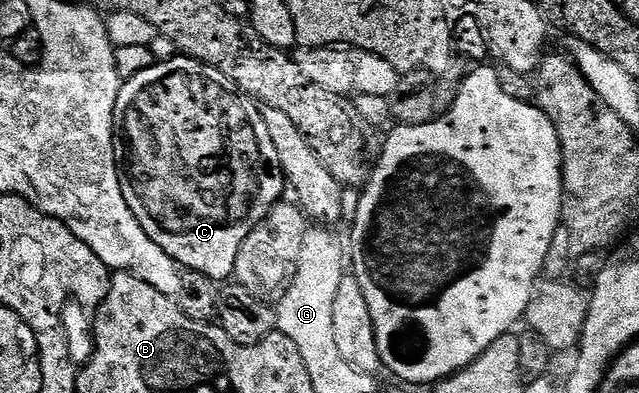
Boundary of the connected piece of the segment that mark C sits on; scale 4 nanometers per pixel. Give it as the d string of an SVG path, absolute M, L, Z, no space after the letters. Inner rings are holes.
M179 55L171 57L168 61L155 60L154 65L140 71L140 75L127 77L123 80L122 89L118 92L116 99L114 128L120 131L121 144L122 141L126 144L126 153L124 149L124 180L122 182L124 199L136 215L140 227L144 227L147 235L173 261L177 261L183 270L203 273L219 283L233 278L236 255L240 255L240 247L244 243L244 239L248 239L248 235L252 235L254 228L270 214L272 207L283 200L285 193L282 192L287 192L288 189L288 182L280 163L280 155L276 155L272 135L268 135L268 123L264 123L259 102L244 92L235 81L228 79L228 75L224 75L224 71L206 65L202 61L197 61L189 55Z

